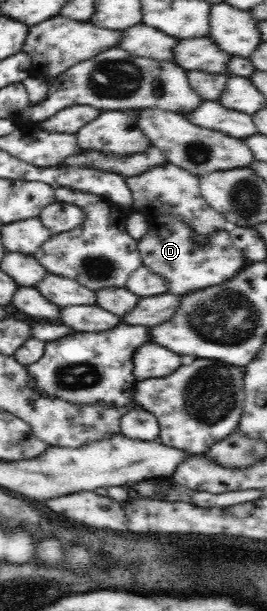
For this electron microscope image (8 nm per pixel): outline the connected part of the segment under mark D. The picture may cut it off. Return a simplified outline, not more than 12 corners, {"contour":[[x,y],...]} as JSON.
{"contour":[[154,217],[142,265],[179,296],[231,281],[247,264],[226,231],[198,245],[188,222]]}

